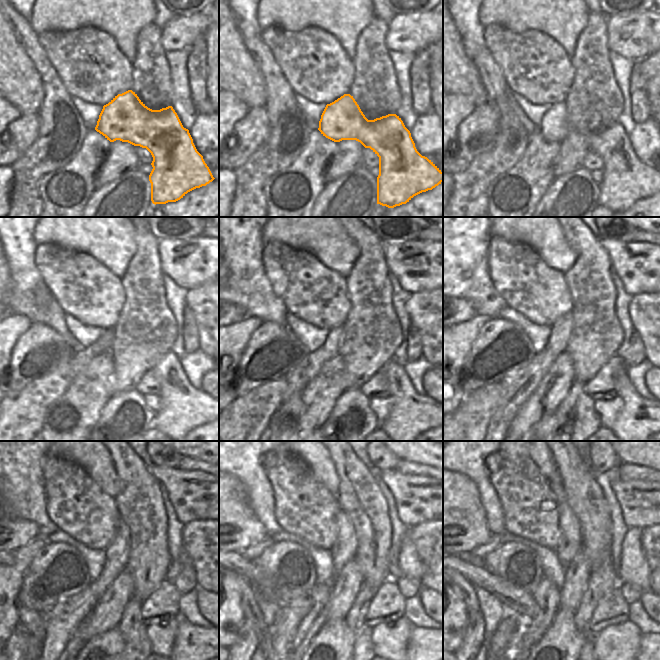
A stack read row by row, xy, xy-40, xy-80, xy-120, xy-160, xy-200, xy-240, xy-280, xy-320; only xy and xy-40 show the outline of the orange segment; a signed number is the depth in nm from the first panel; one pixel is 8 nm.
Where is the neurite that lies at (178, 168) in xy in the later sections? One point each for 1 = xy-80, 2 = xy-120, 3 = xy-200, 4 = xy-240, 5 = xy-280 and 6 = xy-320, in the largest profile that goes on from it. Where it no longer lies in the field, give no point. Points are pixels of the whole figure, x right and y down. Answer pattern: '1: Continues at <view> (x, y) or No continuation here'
1: Continues at xy-80 (626, 179)
2: Continues at xy-120 (183, 407)
3: Continues at xy-200 (639, 418)
4: Continues at xy-240 (193, 644)
5: Continues at xy-280 (422, 644)
6: Continues at xy-320 (646, 639).

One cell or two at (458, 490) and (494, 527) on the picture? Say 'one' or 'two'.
two

